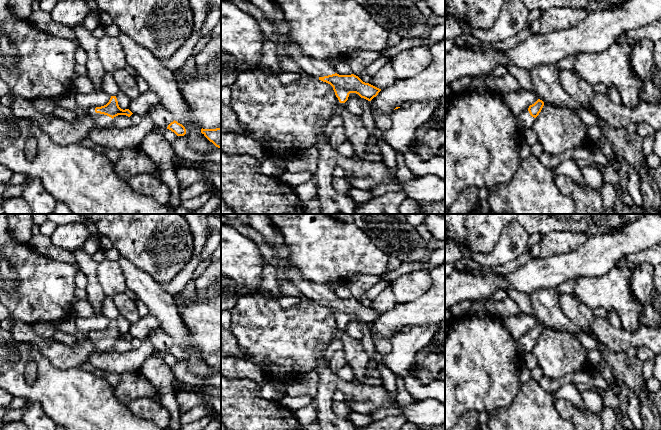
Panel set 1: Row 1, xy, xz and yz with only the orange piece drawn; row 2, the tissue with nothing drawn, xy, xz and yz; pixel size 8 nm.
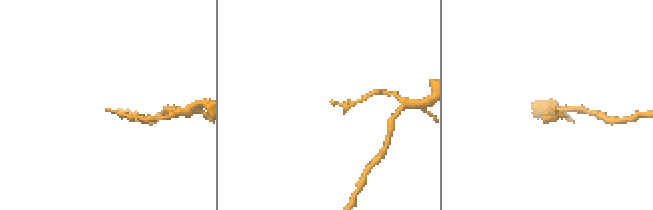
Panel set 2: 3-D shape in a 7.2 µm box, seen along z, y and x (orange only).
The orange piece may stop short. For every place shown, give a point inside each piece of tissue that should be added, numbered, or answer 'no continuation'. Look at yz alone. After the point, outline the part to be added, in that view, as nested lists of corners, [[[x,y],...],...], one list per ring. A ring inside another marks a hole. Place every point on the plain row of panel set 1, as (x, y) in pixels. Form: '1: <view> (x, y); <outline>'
1: yz (525, 345); [[[528,334],[523,335],[522,337],[516,339],[516,342],[520,358],[522,358],[524,354],[530,353],[535,344],[535,342],[530,339]]]

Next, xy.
1: xy (102, 345); [[[95,332],[85,334],[84,339],[88,339],[92,343],[97,353],[111,351],[112,342],[104,338],[96,337]]]

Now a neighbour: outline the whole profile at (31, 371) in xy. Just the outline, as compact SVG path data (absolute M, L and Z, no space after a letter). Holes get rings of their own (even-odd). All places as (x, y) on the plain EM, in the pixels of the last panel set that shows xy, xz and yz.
M33 361L29 362L29 365L26 368L27 379L32 382L37 376L37 366Z

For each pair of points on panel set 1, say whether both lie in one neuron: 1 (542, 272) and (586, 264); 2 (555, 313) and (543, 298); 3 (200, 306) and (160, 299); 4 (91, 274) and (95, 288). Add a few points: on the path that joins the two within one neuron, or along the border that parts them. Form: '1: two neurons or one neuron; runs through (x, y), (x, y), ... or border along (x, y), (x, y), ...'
1: one neuron; runs through (553, 271), (575, 264)
2: one neuron; runs through (551, 309), (545, 302)
3: two neurons; border along (179, 309), (181, 319), (189, 331)
4: one neuron; runs through (92, 277), (93, 285)

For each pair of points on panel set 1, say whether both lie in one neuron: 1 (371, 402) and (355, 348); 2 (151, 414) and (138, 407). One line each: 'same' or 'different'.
1: different
2: same

